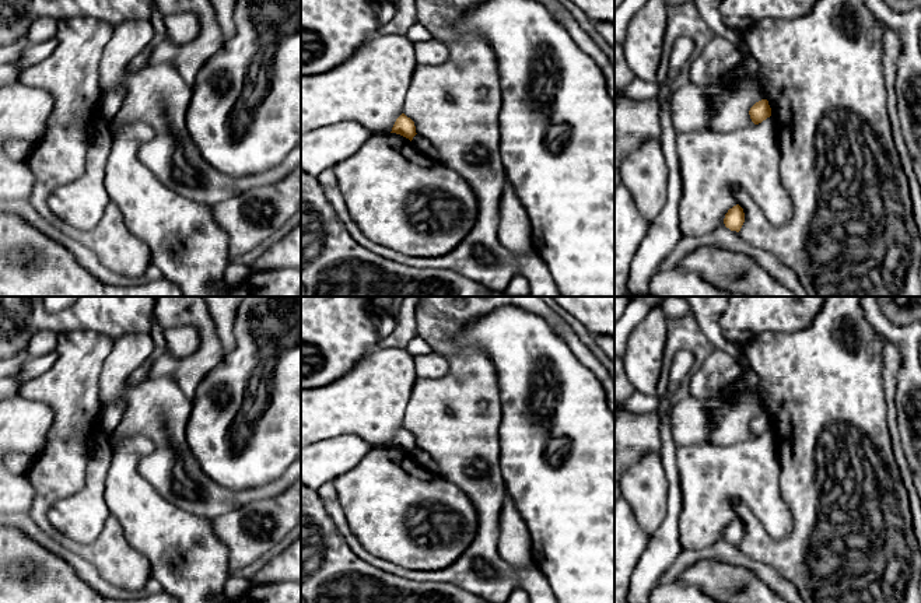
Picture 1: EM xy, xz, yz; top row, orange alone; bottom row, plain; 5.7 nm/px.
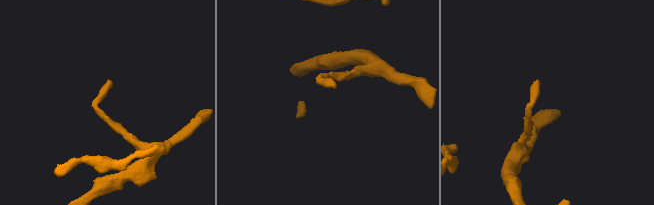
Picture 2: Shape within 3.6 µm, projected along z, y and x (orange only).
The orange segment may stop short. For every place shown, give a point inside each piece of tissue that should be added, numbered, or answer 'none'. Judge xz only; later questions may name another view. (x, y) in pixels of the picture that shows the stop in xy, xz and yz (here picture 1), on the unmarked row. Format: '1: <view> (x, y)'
none

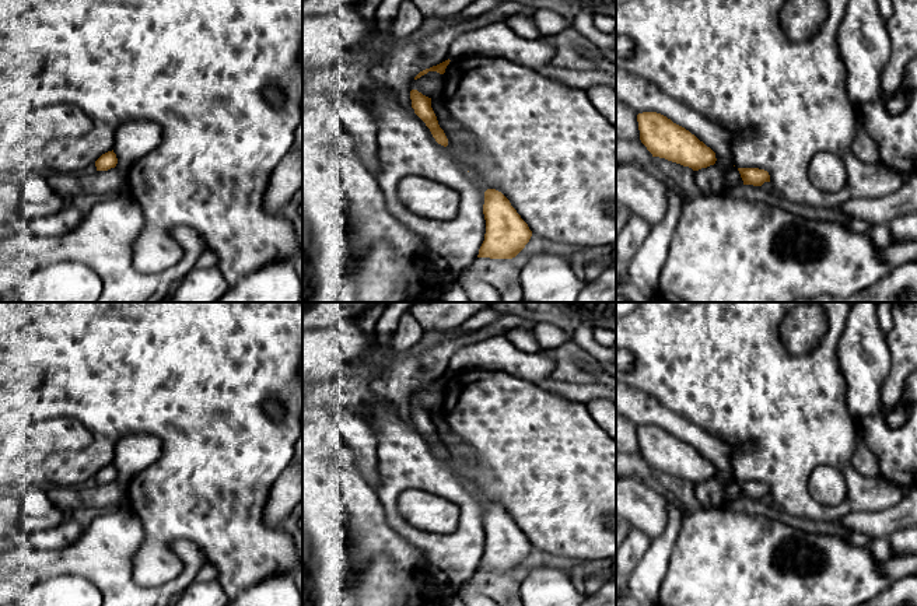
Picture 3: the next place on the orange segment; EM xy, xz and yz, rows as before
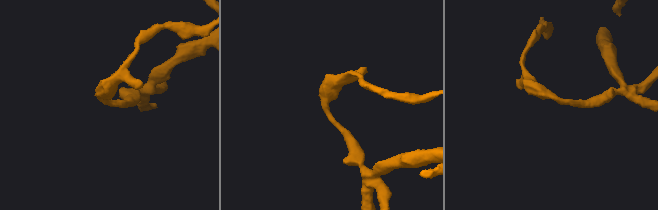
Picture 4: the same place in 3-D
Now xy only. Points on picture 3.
none

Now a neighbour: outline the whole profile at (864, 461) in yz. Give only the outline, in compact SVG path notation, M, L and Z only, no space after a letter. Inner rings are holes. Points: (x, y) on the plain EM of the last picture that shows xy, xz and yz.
M858 445L853 459L853 467L865 477L875 477L879 474L878 458L865 445Z

